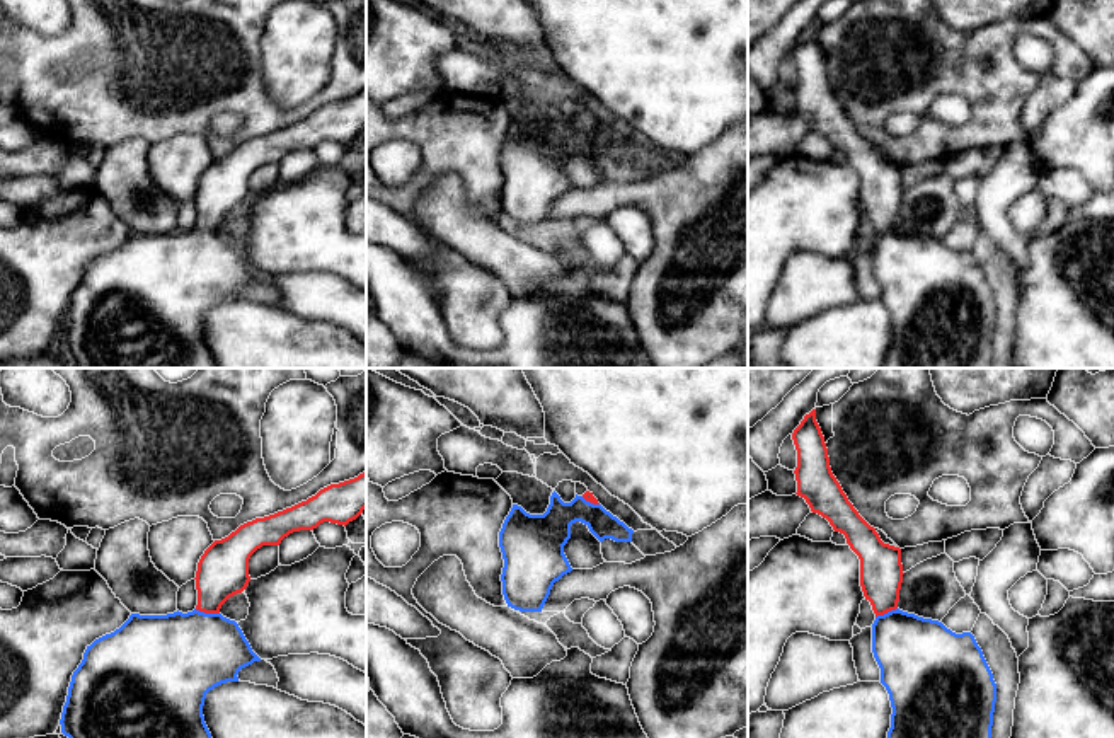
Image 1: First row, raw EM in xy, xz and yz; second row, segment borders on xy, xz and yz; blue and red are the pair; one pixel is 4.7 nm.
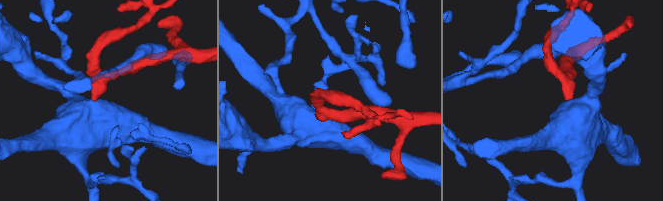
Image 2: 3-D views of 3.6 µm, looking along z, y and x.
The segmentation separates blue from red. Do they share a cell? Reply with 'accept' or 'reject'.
accept

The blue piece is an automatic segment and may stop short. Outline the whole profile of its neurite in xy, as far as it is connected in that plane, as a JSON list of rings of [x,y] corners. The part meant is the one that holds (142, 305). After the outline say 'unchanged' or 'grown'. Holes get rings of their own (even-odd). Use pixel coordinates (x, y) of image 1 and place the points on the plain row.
[[[366,89],[215,159],[198,181],[198,223],[192,230],[131,232],[119,247],[87,264],[72,293],[60,337],[61,351],[78,368],[218,368],[203,334],[206,312],[221,302],[238,300],[242,286],[261,280],[238,242],[220,232],[230,215],[247,206],[250,174],[262,164],[279,164],[290,152],[313,148],[324,140],[346,145],[365,126]]]; grown

